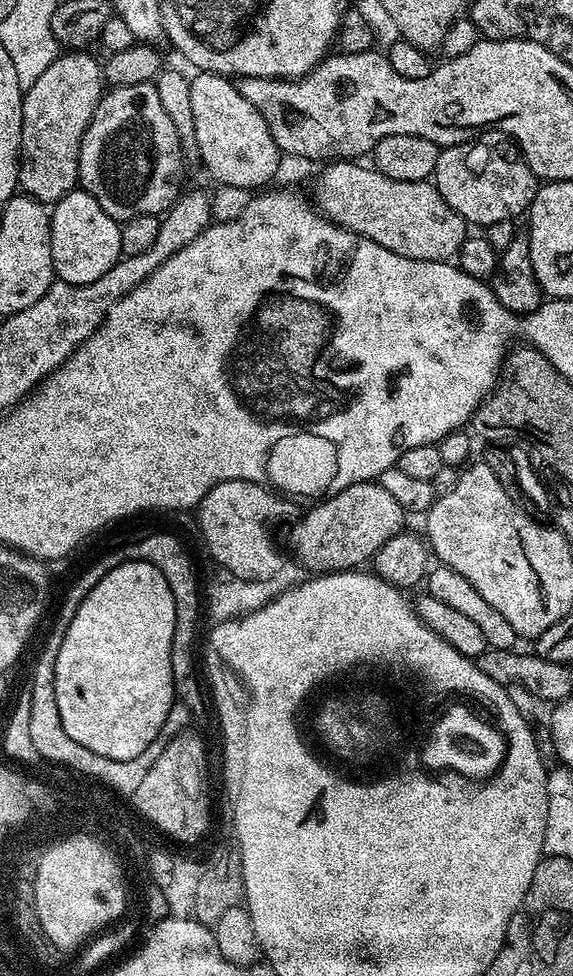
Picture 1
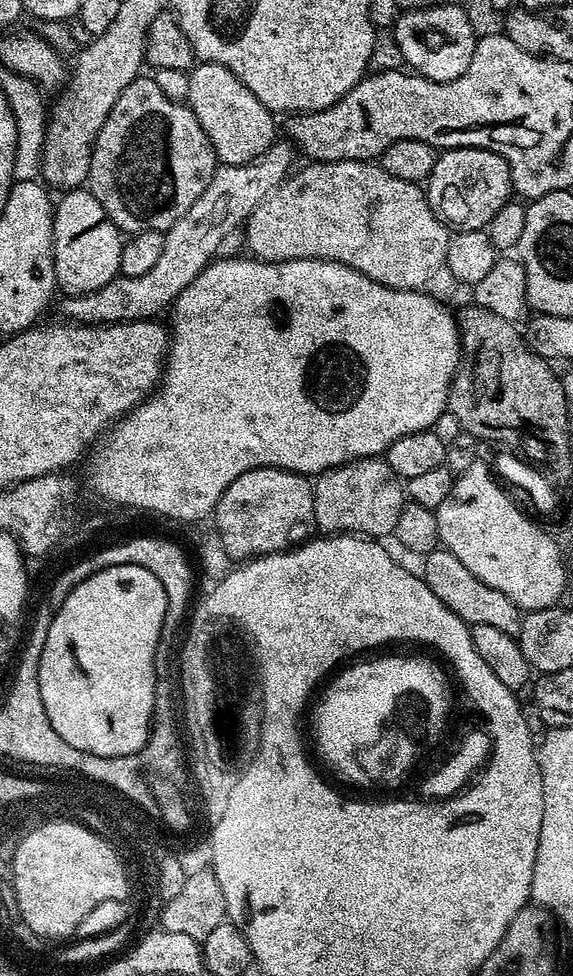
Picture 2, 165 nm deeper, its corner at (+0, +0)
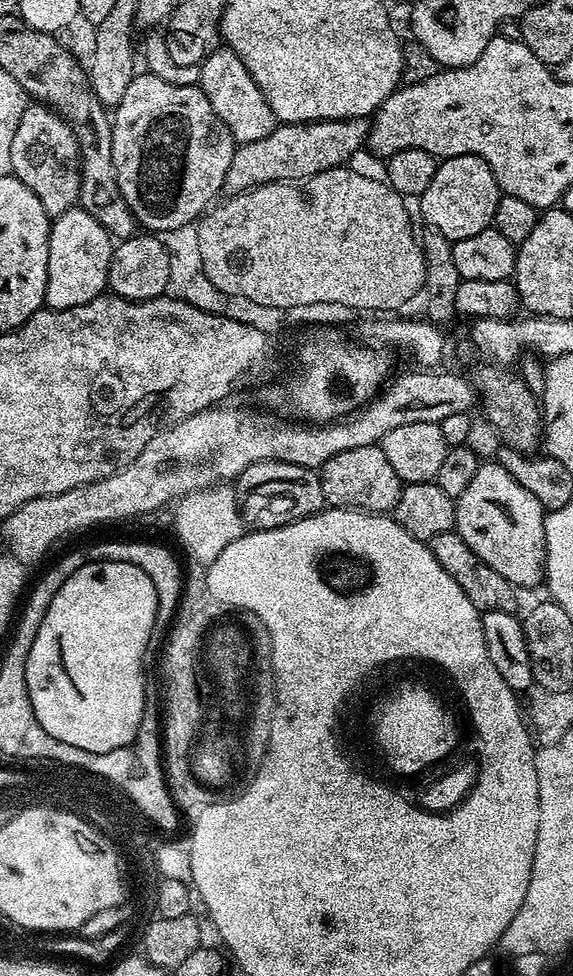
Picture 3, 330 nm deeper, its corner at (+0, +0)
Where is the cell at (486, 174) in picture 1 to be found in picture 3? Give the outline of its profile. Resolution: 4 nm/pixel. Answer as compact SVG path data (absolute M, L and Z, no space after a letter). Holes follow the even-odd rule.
M449 156L436 165L430 186L418 197L420 212L429 229L439 232L451 242L482 234L482 230L492 227L494 210L502 193L490 166L477 156Z

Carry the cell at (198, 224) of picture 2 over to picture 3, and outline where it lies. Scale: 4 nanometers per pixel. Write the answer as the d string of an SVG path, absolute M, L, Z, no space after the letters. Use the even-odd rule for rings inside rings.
M318 120L310 124L280 124L266 138L258 142L239 145L230 158L230 170L226 170L223 191L228 194L248 192L260 184L303 182L331 168L349 163L348 160L368 139L369 121Z

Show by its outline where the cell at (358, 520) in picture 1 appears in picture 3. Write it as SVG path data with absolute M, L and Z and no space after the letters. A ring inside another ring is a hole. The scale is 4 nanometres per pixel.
M379 444L358 446L358 450L342 450L342 454L334 454L334 458L330 458L319 469L318 475L325 501L338 508L388 514L395 509L400 497L402 481L398 474L394 474L394 466L390 466Z

